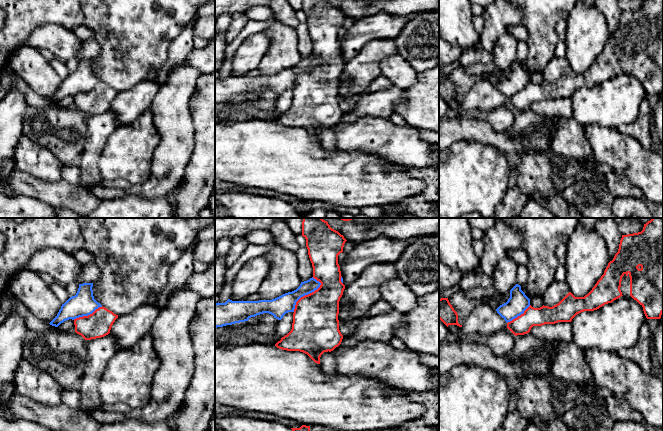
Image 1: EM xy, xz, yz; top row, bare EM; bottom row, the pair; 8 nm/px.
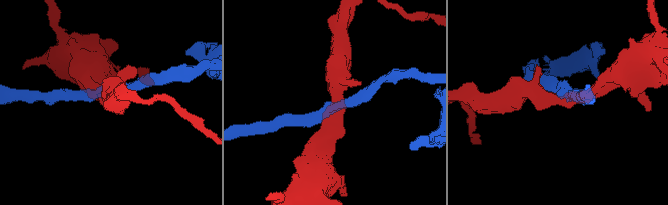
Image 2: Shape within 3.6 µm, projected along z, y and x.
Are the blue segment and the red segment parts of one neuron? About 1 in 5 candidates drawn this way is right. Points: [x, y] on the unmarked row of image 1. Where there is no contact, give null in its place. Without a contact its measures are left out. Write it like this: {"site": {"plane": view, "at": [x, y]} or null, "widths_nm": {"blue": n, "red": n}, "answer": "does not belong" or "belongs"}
{"site": {"plane": "xz", "at": [306, 70]}, "widths_nm": {"blue": 160, "red": 360}, "answer": "does not belong"}

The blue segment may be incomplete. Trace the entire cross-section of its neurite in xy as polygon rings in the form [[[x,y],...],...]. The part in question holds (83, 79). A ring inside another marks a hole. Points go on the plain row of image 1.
[[[93,59],[79,60],[76,71],[70,73],[62,80],[57,92],[49,100],[58,103],[66,96],[88,92],[99,83],[102,83],[94,75],[92,63]]]

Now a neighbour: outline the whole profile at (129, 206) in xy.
[[[126,194],[101,200],[98,207],[84,218],[173,218],[174,209],[166,197],[146,199]]]

